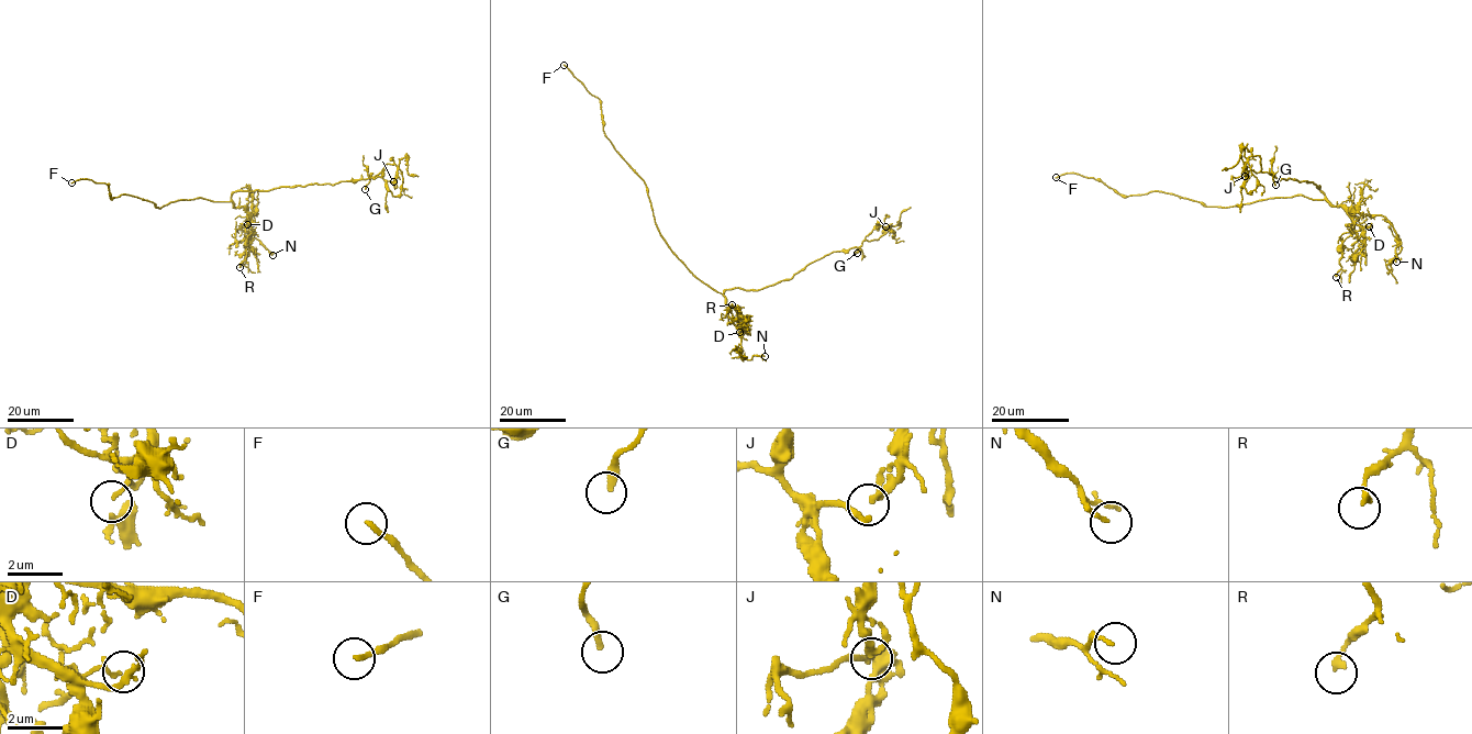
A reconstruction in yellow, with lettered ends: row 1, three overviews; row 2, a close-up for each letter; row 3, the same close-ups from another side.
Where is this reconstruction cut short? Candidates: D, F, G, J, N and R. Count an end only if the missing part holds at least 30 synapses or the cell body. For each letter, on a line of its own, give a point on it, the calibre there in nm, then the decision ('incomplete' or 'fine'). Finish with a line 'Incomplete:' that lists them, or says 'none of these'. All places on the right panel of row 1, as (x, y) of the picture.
D: (1369, 226) | 140 nm | fine
F: (1056, 177) | 170 nm | incomplete
G: (1275, 185) | 240 nm | incomplete
J: (1245, 176) | 160 nm | fine
N: (1396, 262) | 130 nm | incomplete
R: (1336, 277) | 180 nm | fine
Incomplete: F, G, N

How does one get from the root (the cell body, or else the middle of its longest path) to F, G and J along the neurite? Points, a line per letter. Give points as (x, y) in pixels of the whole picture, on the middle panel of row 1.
F: (701, 281), (660, 234), (644, 180), (603, 130), (601, 101), (564, 65)
G: (701, 281), (723, 295), (737, 287), (760, 290), (790, 280), (834, 252), (861, 249), (857, 253)
J: (701, 281), (723, 295), (737, 287), (760, 290), (790, 280), (834, 252), (877, 240), (889, 229), (885, 226)

